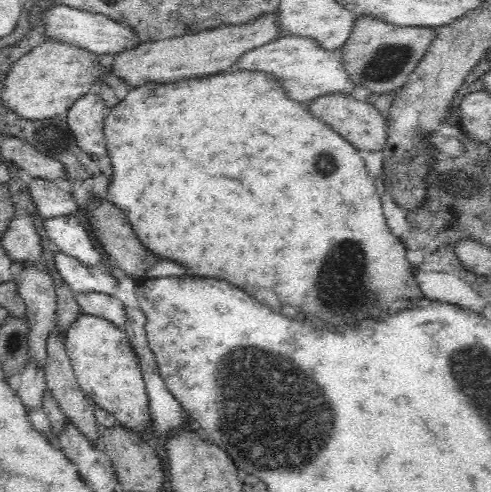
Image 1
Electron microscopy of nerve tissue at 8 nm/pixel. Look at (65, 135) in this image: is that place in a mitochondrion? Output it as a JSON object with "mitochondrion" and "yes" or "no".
{"mitochondrion":"no"}

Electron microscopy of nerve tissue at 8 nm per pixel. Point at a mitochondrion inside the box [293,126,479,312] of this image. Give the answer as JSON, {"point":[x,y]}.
{"point":[347,283]}

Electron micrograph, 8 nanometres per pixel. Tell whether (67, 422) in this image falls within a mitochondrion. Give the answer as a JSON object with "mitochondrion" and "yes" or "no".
{"mitochondrion":"no"}

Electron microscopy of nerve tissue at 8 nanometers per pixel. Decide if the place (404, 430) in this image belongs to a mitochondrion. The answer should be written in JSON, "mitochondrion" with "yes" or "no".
{"mitochondrion":"no"}

